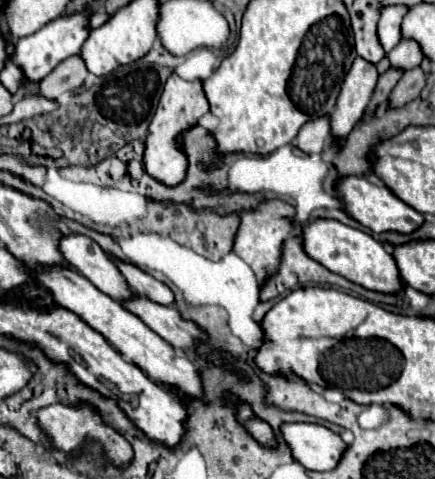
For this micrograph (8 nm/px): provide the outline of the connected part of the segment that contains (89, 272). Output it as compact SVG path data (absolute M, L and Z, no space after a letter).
M80 233L60 235L58 249L68 265L84 275L102 293L110 295L116 301L124 301L132 295L132 289L124 281L118 267L90 237Z

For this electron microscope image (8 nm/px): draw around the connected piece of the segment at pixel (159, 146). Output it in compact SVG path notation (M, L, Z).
M172 73L164 85L164 93L160 97L158 109L154 113L154 119L150 123L150 133L146 137L146 153L144 153L144 163L146 171L154 177L160 179L164 185L176 185L186 177L186 155L178 147L178 133L184 129L190 129L192 125L198 123L198 119L208 113L208 99L202 89L202 81L184 81L180 75Z

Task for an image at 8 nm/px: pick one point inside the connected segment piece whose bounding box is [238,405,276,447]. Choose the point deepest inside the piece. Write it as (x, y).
(261, 430)

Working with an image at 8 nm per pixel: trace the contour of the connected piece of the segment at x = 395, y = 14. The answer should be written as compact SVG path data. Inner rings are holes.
M388 5L382 9L380 21L378 21L378 35L380 35L380 43L384 47L384 51L392 51L400 39L402 39L402 29L400 23L404 19L404 15L408 13L408 5Z

